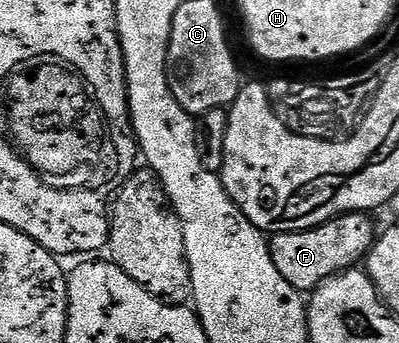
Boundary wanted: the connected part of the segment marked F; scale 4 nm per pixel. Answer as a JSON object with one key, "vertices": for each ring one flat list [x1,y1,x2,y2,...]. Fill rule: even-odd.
{"vertices":[[346,212,310,230,277,232,268,241,268,253,274,258,274,266,278,266,278,274,301,294,308,294,339,272,357,267,367,257,378,239,378,228,372,225,372,219,363,212]]}

